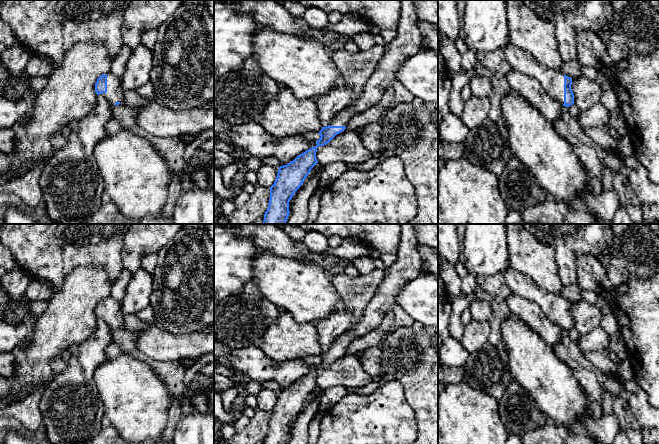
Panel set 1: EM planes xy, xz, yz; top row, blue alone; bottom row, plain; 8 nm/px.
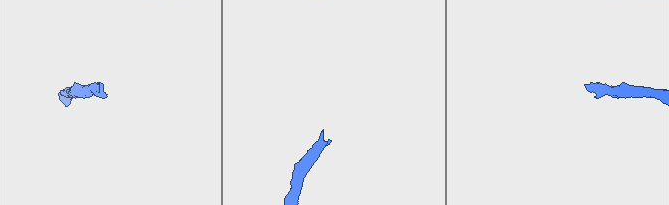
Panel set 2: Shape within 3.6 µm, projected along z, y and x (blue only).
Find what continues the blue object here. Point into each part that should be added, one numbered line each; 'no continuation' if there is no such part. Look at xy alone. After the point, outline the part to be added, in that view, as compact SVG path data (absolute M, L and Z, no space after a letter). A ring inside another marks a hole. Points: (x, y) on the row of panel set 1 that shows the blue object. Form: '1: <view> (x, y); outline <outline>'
1: xy (114, 93); outline M107 73L107 92L99 94L105 97L113 106L116 102L123 103L124 91L120 87L121 77L115 76L112 73Z

